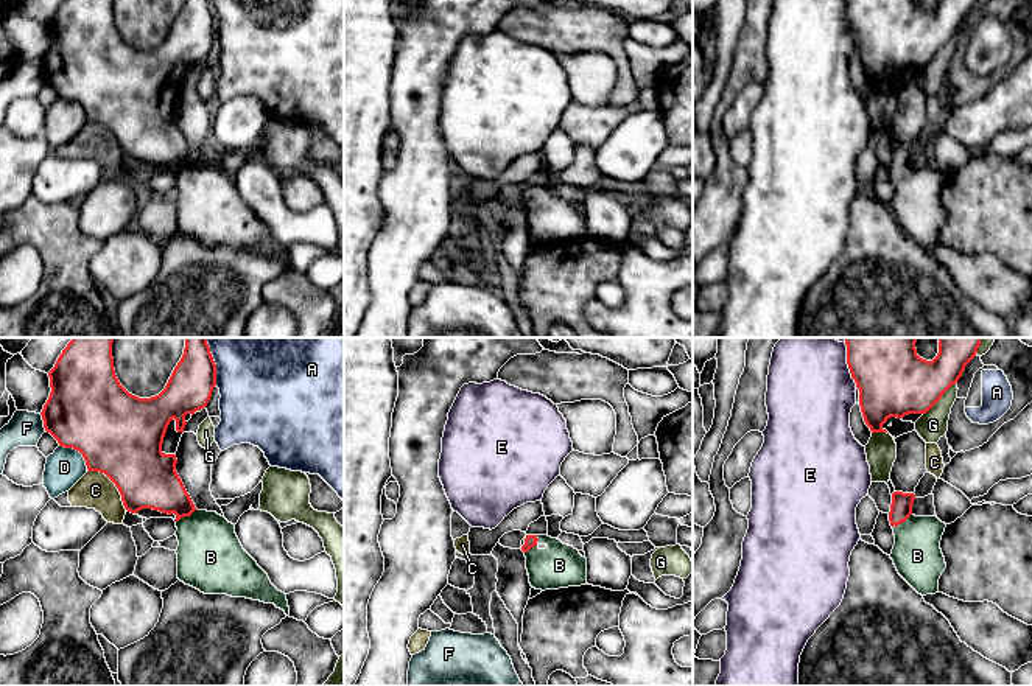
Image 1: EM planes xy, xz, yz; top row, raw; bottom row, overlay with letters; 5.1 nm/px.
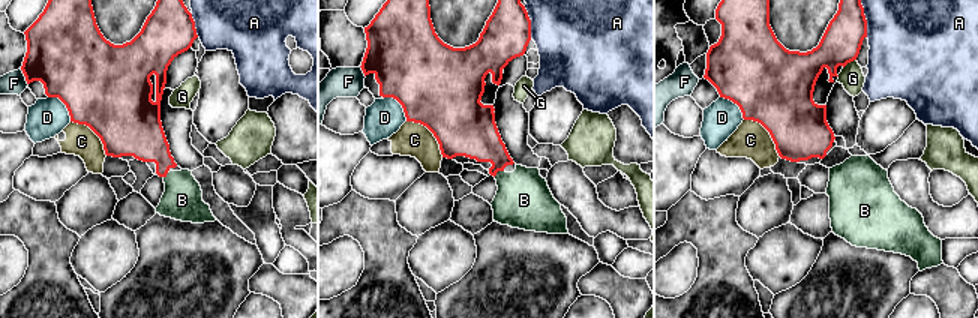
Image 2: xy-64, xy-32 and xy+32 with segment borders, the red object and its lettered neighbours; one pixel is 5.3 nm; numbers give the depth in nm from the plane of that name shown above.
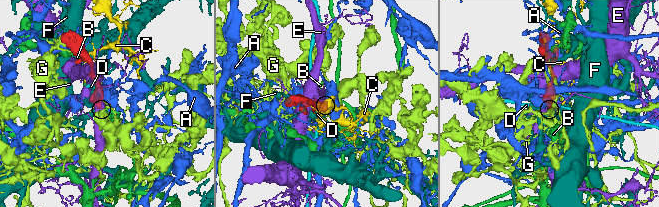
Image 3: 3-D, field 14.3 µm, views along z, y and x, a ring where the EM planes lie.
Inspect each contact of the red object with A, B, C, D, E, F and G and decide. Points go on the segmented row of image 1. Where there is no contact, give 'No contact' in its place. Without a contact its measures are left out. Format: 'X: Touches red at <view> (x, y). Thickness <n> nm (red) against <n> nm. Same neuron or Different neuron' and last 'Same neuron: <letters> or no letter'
A: Touches red at xy (214, 361). Thickness 240 nm (red) against 500 nm. Different neuron
B: Touches red at xy (186, 515). Thickness 280 nm (red) against 340 nm. Same neuron
C: Touches red at xy (114, 482). Thickness 440 nm (red) against 190 nm. Different neuron
D: Touches red at xy (78, 450). Thickness 440 nm (red) against 190 nm. Different neuron
E: Touches red at yz (847, 363). Thickness 360 nm (red) against 440 nm. Different neuron
F: Touches red at xy (44, 422). Thickness 420 nm (red) against 180 nm. Different neuron
G: Touches red at yz (939, 398). Thickness 360 nm (red) against 150 nm. Different neuron
Same neuron: B

